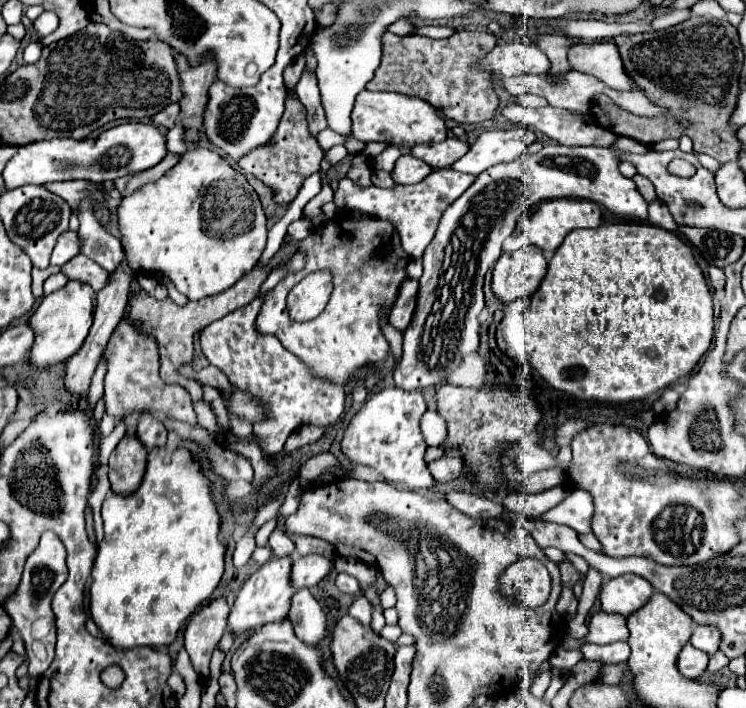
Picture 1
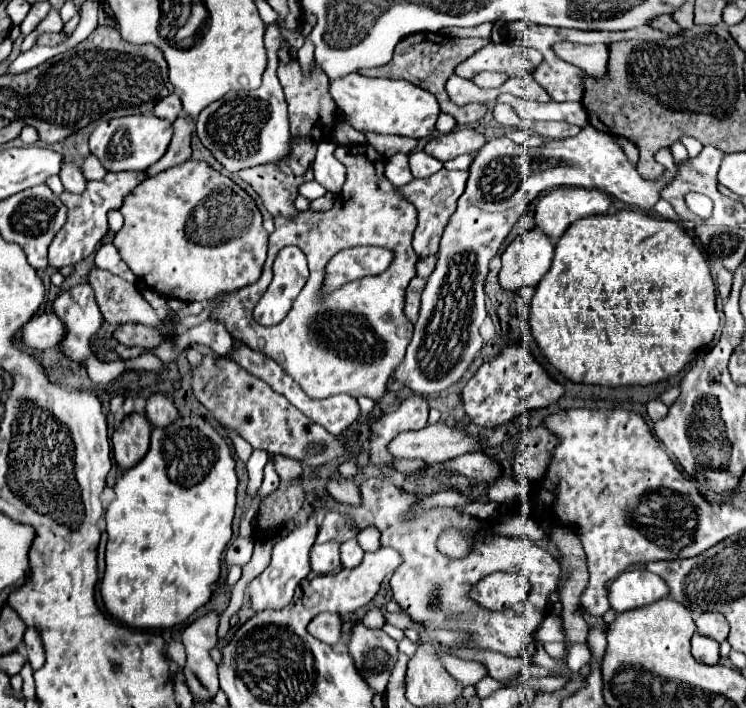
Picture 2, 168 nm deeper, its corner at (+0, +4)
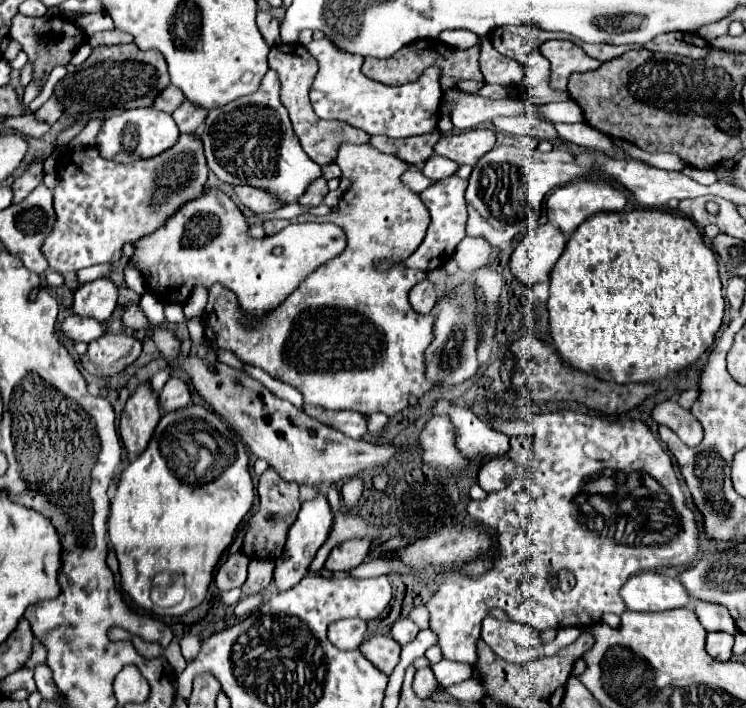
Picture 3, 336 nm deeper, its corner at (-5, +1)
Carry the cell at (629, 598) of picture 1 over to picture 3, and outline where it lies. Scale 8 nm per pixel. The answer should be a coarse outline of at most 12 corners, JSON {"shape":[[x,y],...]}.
{"shape":[[658,572],[632,576],[620,596],[632,612],[688,606],[684,586]]}

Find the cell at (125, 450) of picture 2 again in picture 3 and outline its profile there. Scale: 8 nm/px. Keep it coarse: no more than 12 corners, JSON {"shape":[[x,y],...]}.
{"shape":[[140,384],[118,424],[130,456],[144,452],[162,412]]}

